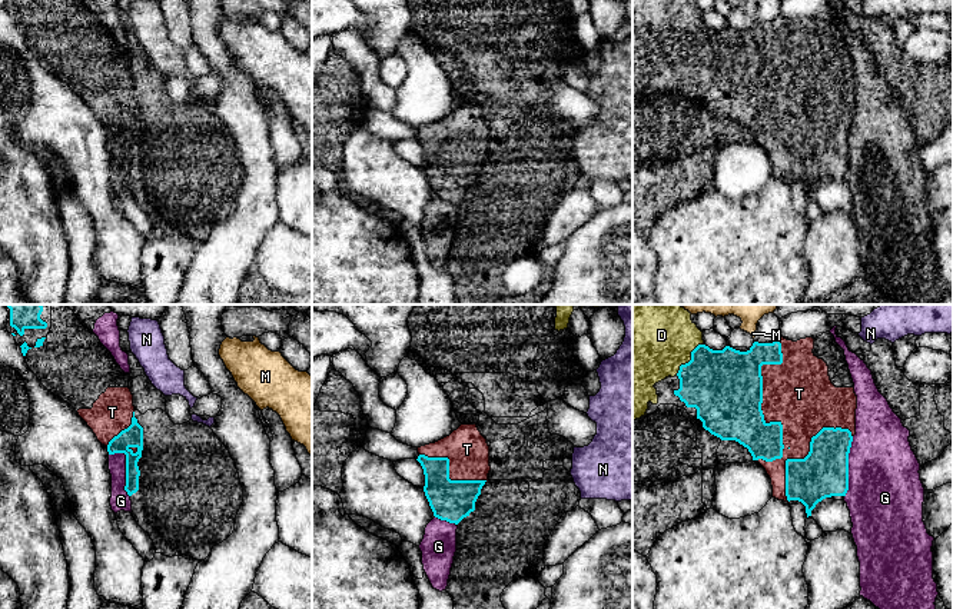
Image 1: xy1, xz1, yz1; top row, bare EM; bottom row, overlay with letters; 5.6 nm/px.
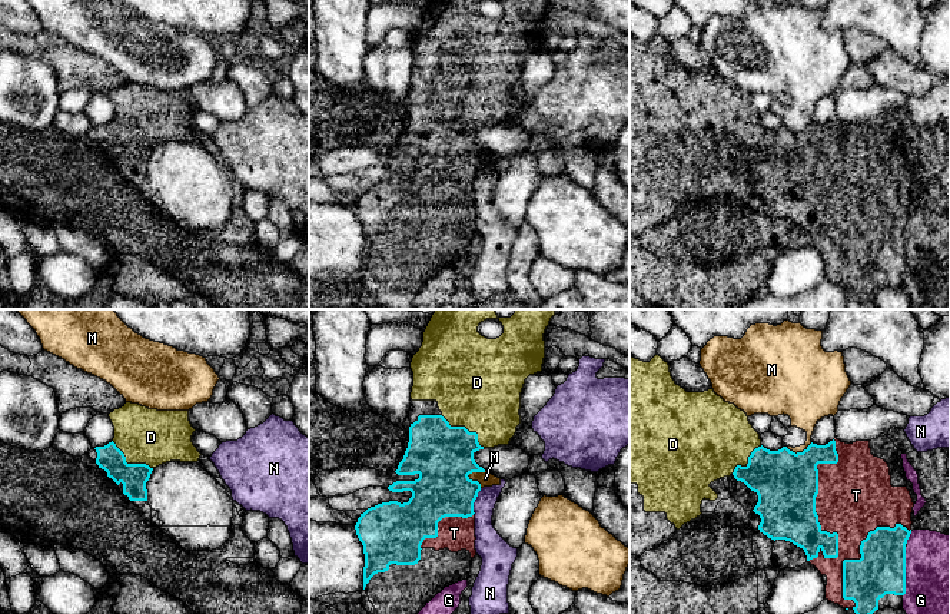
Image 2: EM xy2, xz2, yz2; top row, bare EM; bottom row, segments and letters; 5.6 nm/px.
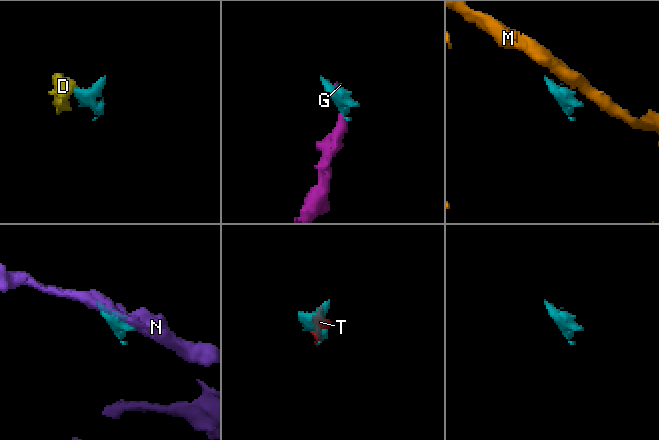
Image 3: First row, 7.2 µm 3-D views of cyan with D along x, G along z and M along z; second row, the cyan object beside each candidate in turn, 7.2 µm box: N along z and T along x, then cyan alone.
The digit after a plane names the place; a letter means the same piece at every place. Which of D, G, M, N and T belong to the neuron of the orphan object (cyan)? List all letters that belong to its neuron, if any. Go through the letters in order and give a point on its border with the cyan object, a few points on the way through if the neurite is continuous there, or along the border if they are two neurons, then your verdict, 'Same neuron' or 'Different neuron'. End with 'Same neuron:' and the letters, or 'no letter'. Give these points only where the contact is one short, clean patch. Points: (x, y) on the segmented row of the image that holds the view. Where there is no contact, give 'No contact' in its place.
D: Touches cyan at xz2 (465, 428). Path across: xz2 (442, 455), (445, 448), (465, 428), (477, 414), (477, 385). Same neuron
G: Touches cyan at yz1 (847, 466). Boundary: yz1 (853, 436), (849, 453), (849, 489), (844, 496). Different neuron
M: Touches cyan at xz2 (474, 481). Boundary: xz2 (469, 473), (468, 475), (481, 487). Different neuron
N: Touches cyan at xz2 (474, 501). Different neuron
T: Touches cyan at yz2 (814, 510). Same neuron
Same neuron: D, T

